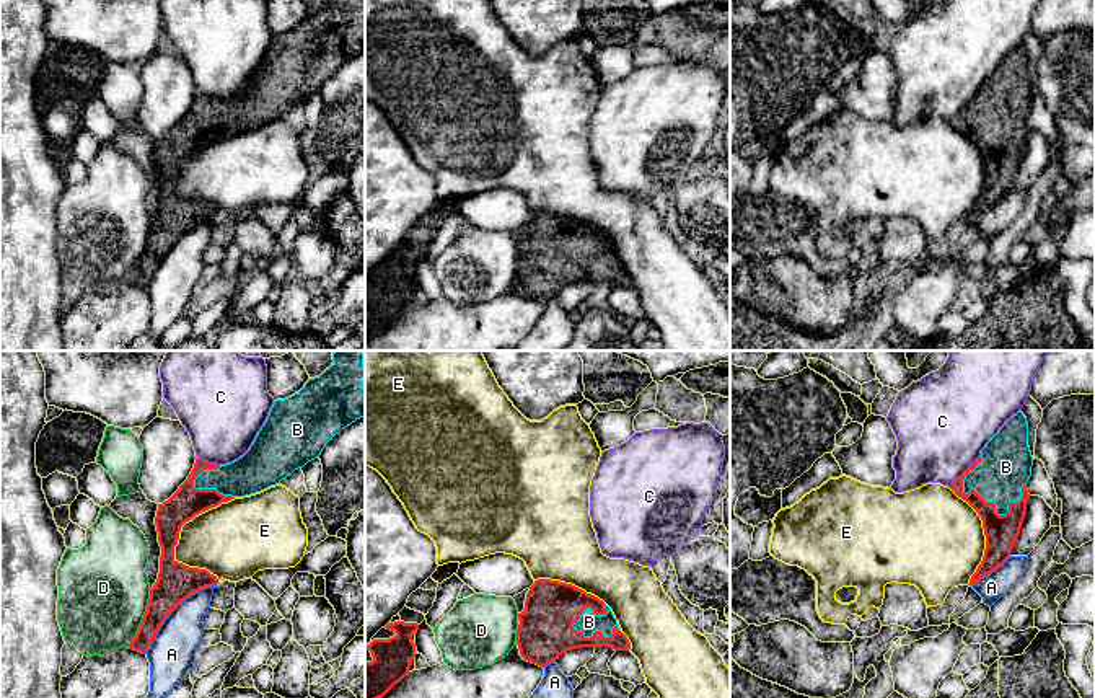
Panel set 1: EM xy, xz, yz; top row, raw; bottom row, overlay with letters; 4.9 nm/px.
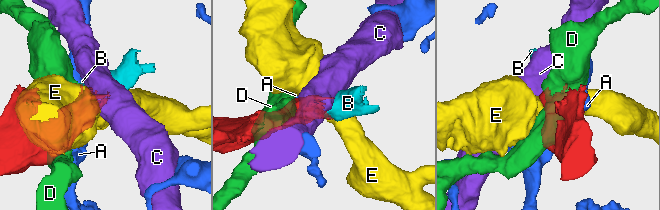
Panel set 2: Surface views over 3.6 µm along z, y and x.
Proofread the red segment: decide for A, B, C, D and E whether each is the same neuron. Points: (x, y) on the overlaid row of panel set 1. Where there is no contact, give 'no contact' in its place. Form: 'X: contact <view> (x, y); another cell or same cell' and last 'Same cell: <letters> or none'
A: contact xy (173, 609); another cell
B: contact yz (968, 493); same cell
C: contact yz (967, 470); another cell
D: contact xy (144, 618); another cell
E: contact xy (191, 519); another cell
Same cell: B

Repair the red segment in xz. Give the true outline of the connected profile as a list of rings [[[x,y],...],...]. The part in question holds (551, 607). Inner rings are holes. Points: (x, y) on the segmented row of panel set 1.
[[[534,581],[518,620],[520,656],[543,669],[564,652],[578,647],[631,649],[611,608],[572,584]]]

